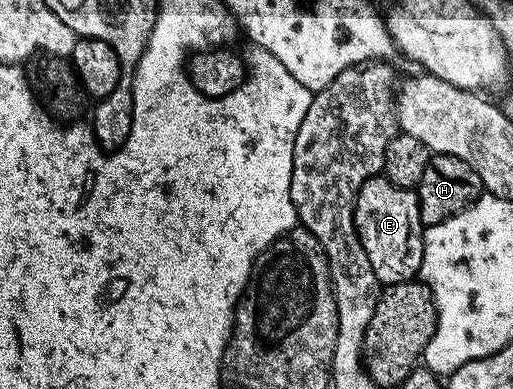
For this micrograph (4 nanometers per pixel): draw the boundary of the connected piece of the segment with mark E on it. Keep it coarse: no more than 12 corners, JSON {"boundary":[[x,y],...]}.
{"boundary":[[363,183],[355,229],[380,285],[419,276],[418,191]]}

